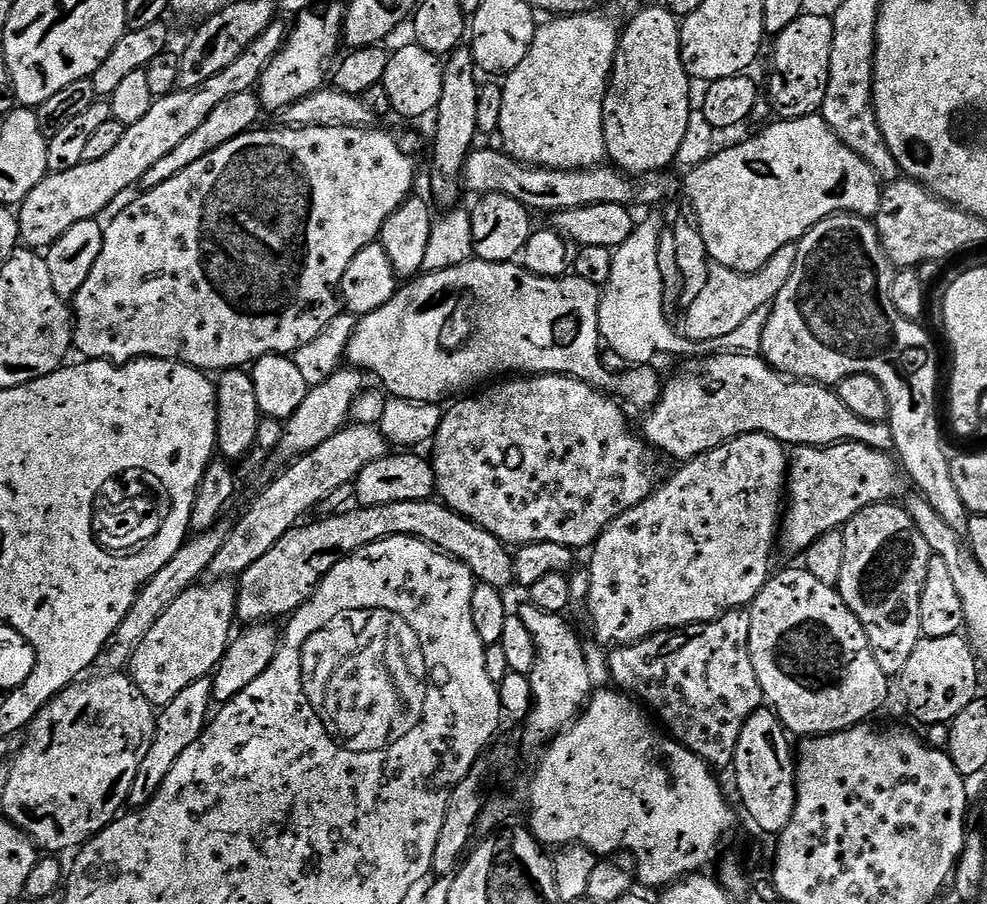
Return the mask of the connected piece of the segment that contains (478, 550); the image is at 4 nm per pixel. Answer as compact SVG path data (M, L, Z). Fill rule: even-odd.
M432 498L415 500L414 502L390 502L369 508L352 506L349 512L340 512L337 516L328 516L325 520L316 520L313 524L307 523L301 523L289 530L282 538L278 538L278 542L274 542L274 546L270 546L270 550L266 550L266 554L262 554L262 558L258 558L258 562L254 562L254 566L250 566L245 572L240 573L236 584L236 615L241 621L272 622L275 621L275 616L291 617L298 607L296 596L300 596L299 598L311 596L316 587L320 585L321 580L324 579L324 575L339 560L349 556L351 552L358 551L362 546L385 540L391 536L413 536L419 540L424 540L433 548L438 548L448 556L461 560L472 571L473 577L480 584L488 584L492 588L504 590L507 589L507 584L511 585L514 580L514 556L506 545L498 538L494 538L494 534L490 534L485 528L479 528L466 517L459 516L447 504L437 502Z

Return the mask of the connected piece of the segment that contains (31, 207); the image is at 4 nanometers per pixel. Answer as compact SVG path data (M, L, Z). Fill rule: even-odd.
M273 22L231 66L205 84L198 88L175 90L167 96L153 99L146 116L125 127L118 146L114 146L110 154L97 160L85 160L72 170L62 170L45 176L18 205L21 241L29 249L46 250L60 235L70 230L70 226L83 220L97 219L103 208L110 207L159 160L166 159L183 140L188 140L196 131L201 131L204 128L204 119L210 114L210 110L214 110L214 106L218 106L218 102L222 102L222 98L230 98L241 85L255 85L265 65L284 43L285 35L286 28L280 22Z

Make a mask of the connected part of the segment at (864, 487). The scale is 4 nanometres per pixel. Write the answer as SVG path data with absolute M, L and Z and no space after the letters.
M845 442L842 444L830 444L827 448L805 448L803 446L797 447L790 456L790 467L786 477L786 511L782 516L782 523L778 528L778 548L779 551L784 551L786 555L792 556L797 554L803 554L807 552L808 547L819 538L819 536L826 535L827 532L834 532L843 529L844 525L848 523L850 518L854 518L863 510L866 506L871 504L879 504L881 502L888 502L893 499L892 496L900 488L900 480L896 477L898 473L898 464L895 459L889 453L880 452L877 448L867 448L864 444L858 444L855 442Z

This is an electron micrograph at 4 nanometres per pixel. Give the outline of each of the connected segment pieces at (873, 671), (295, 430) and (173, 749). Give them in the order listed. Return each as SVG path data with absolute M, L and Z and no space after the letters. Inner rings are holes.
M797 566L797 568L788 568L785 572L777 571L775 575L767 580L764 588L756 599L750 605L750 642L748 643L748 653L754 662L754 670L758 674L758 682L764 691L764 699L767 707L775 712L781 724L789 733L797 732L797 737L807 738L809 736L826 736L830 732L841 732L844 728L853 728L855 724L867 721L868 716L872 716L884 704L884 699L888 696L888 684L890 678L882 670L882 666L876 657L876 651L868 641L868 631L862 626L858 617L848 609L847 603L841 598L839 591L833 585L822 582L814 578L807 568Z
M340 368L324 383L311 387L298 410L283 423L281 438L274 451L275 460L277 458L281 464L289 463L300 455L312 452L345 427L351 415L353 400L363 391L362 378L364 376L359 369Z
M205 678L186 686L178 698L174 698L170 703L163 705L156 721L155 735L151 737L146 751L140 757L138 774L134 774L134 786L130 786L128 804L133 809L139 810L156 797L156 791L162 786L166 774L172 769L172 764L194 741L204 733L206 725L210 720L208 703L213 703L212 681Z

